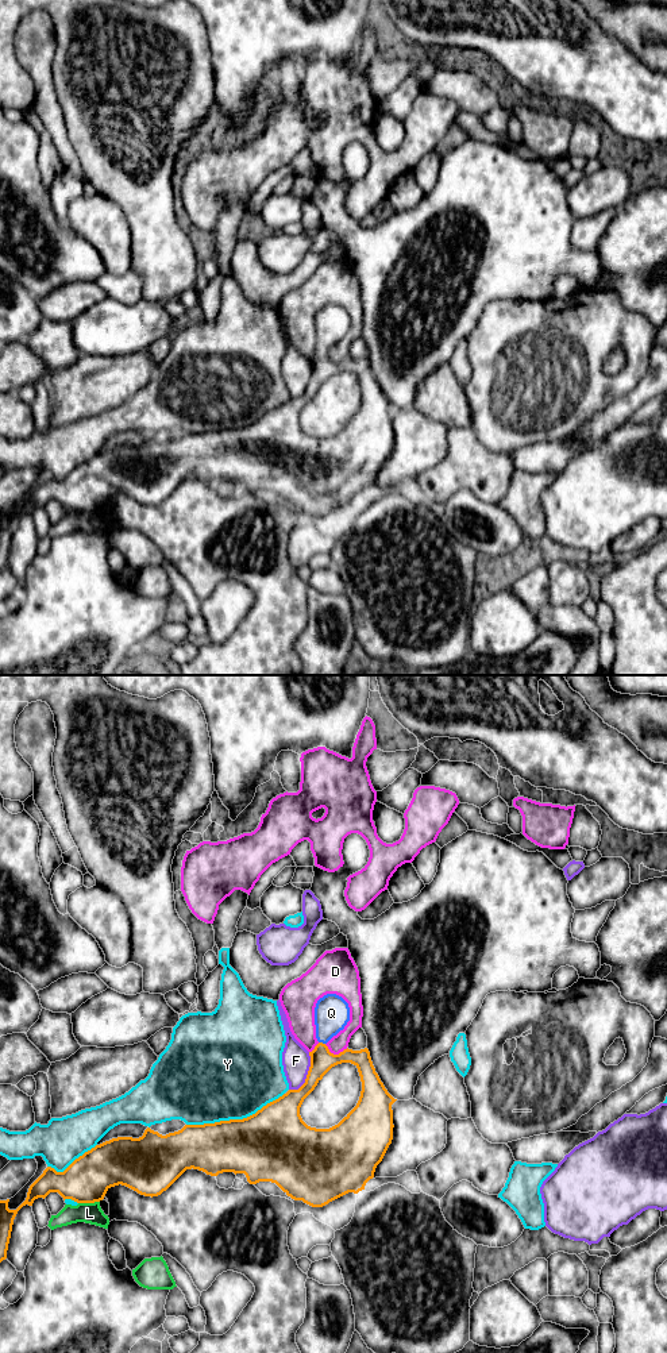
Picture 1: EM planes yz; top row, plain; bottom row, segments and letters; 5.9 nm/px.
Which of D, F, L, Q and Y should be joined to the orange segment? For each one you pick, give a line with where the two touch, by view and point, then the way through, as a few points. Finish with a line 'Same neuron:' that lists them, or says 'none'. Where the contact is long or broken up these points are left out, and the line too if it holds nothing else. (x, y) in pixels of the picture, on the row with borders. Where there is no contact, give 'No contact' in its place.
Q: Touches orange at yz (322, 1043). Path across: yz (322, 1060), (322, 1043), (331, 1013)
Same neuron: Q

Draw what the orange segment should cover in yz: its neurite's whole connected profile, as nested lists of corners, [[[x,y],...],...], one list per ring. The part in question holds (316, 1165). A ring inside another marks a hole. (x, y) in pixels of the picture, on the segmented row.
[[[327,994],[320,998],[315,1007],[316,1038],[319,1044],[309,1052],[311,1067],[305,1083],[298,1090],[289,1090],[247,1118],[204,1125],[185,1125],[181,1130],[166,1136],[147,1128],[139,1138],[117,1137],[96,1145],[76,1159],[63,1172],[57,1172],[54,1168],[47,1167],[30,1186],[26,1200],[16,1210],[8,1209],[9,1199],[0,1200],[0,1263],[7,1258],[12,1225],[18,1211],[26,1204],[32,1206],[38,1198],[45,1199],[50,1192],[58,1192],[63,1200],[72,1199],[77,1203],[95,1203],[103,1200],[111,1187],[122,1184],[140,1195],[153,1198],[166,1191],[186,1169],[192,1168],[211,1176],[217,1176],[223,1172],[244,1173],[250,1184],[271,1182],[292,1199],[302,1200],[312,1207],[323,1207],[348,1192],[358,1194],[365,1190],[366,1183],[374,1177],[377,1165],[382,1161],[392,1144],[394,1128],[392,1105],[397,1099],[388,1092],[381,1082],[367,1048],[361,1051],[347,1048],[339,1055],[329,1052],[325,1044],[343,1030],[348,1021],[350,1007],[342,997]],[[342,1063],[351,1063],[358,1068],[362,1091],[356,1106],[338,1125],[329,1129],[308,1126],[300,1115],[304,1099],[332,1067]]]

